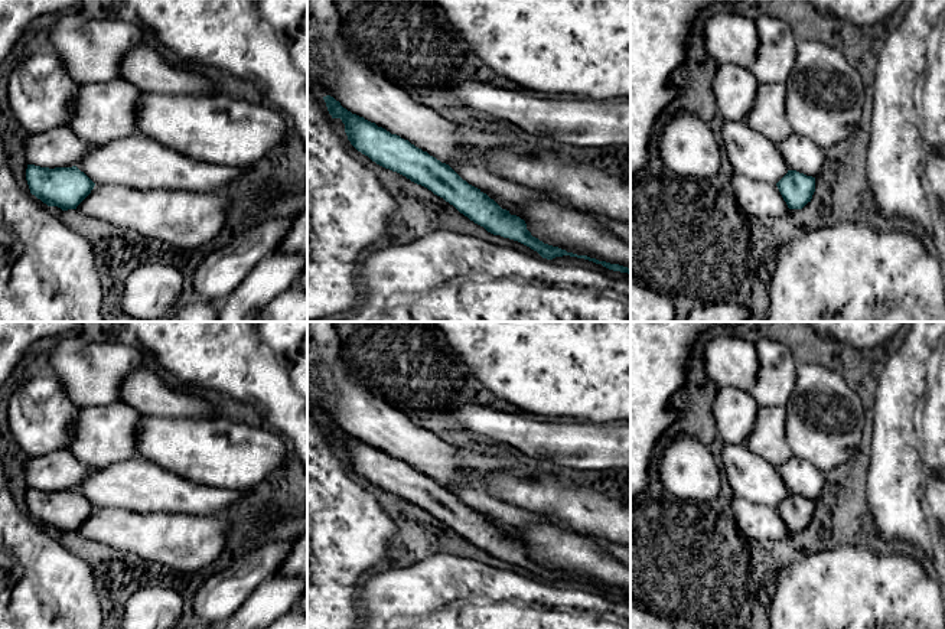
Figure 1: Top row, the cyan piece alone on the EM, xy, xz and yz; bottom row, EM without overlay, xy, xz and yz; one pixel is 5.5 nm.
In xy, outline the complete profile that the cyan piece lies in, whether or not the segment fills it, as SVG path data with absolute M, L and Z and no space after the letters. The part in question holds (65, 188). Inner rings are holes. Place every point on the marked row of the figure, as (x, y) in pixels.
M27 164L26 180L32 195L62 211L76 209L95 186L76 166L49 169Z

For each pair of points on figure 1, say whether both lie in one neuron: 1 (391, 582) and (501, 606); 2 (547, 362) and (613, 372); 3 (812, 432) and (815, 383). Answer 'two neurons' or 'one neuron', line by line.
1: one neuron
2: one neuron
3: one neuron

